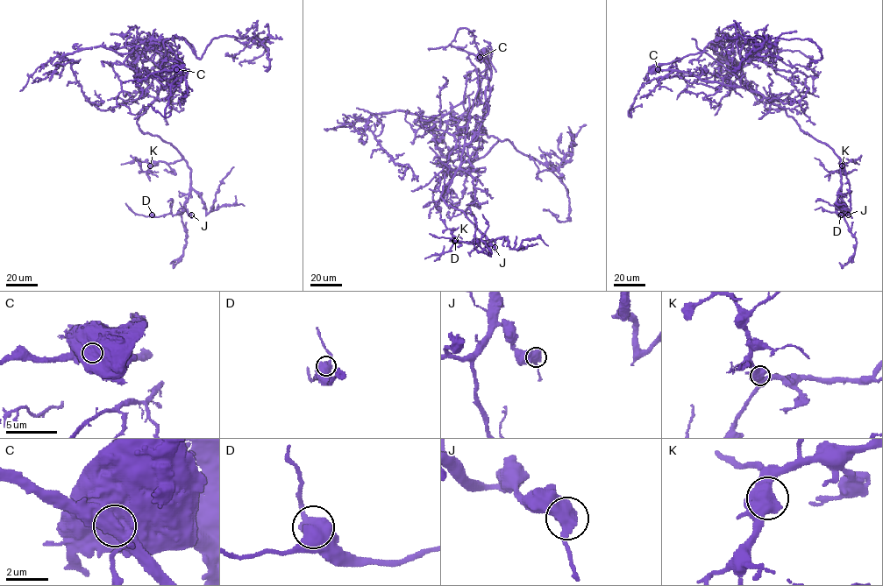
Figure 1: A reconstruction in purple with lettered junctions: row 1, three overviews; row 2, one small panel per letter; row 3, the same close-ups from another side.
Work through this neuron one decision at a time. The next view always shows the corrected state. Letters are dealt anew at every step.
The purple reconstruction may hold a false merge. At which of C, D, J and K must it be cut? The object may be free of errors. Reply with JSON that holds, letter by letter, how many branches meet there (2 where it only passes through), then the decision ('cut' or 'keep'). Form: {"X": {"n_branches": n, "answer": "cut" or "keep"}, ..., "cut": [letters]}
{"C": {"n_branches": 1, "answer": "cut"}, "D": {"n_branches": 2, "answer": "keep"}, "J": {"n_branches": 2, "answer": "keep"}, "K": {"n_branches": 2, "answer": "keep"}, "cut": ["C"]}

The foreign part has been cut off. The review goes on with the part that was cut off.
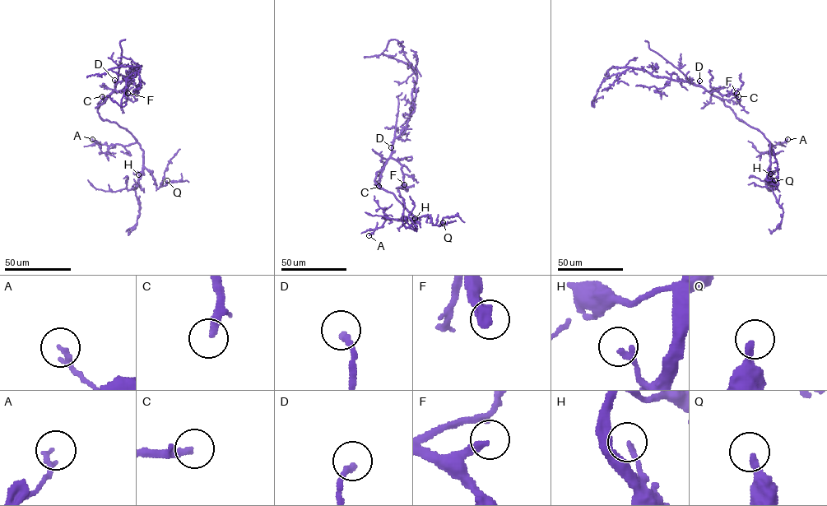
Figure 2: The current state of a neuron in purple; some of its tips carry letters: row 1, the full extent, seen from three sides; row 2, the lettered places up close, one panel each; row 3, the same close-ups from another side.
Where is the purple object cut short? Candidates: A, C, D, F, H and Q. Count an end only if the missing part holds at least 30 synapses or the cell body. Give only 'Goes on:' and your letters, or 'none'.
Goes on: C, D, F

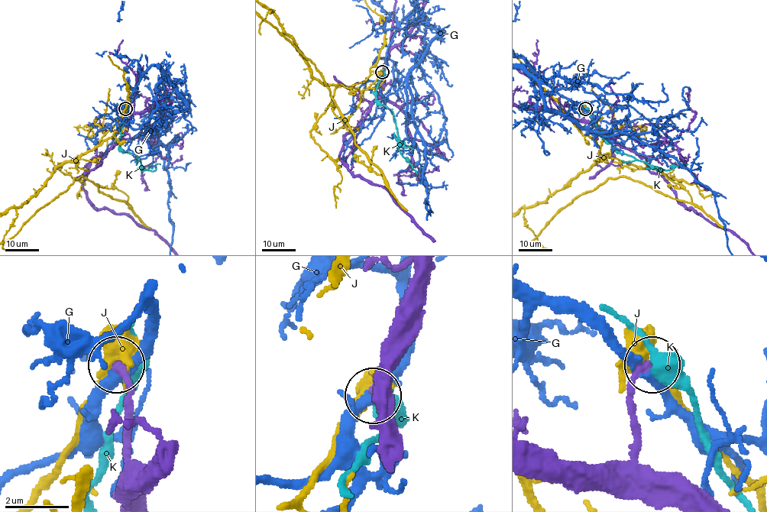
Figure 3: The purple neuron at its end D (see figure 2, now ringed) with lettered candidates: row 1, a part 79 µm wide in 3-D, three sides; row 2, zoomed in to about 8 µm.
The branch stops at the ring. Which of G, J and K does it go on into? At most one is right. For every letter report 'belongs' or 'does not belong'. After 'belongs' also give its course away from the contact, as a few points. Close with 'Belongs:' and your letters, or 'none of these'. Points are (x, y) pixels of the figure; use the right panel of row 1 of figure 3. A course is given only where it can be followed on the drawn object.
G: does not belong
J: does not belong
K: does not belong
Belongs: none of these

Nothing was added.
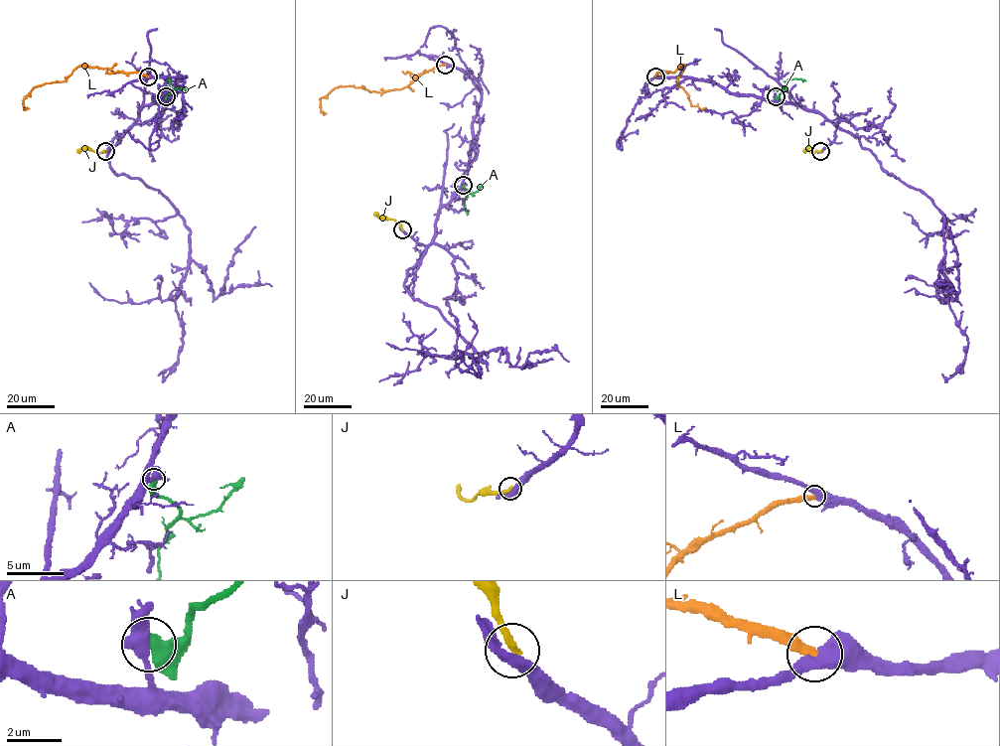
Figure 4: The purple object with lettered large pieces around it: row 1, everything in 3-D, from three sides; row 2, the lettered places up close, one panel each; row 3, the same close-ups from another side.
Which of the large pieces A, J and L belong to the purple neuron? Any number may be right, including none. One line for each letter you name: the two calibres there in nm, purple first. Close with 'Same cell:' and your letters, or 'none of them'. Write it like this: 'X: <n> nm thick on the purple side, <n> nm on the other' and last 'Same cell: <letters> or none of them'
L: 500 nm thick on the purple side, 340 nm on the other
Same cell: L

